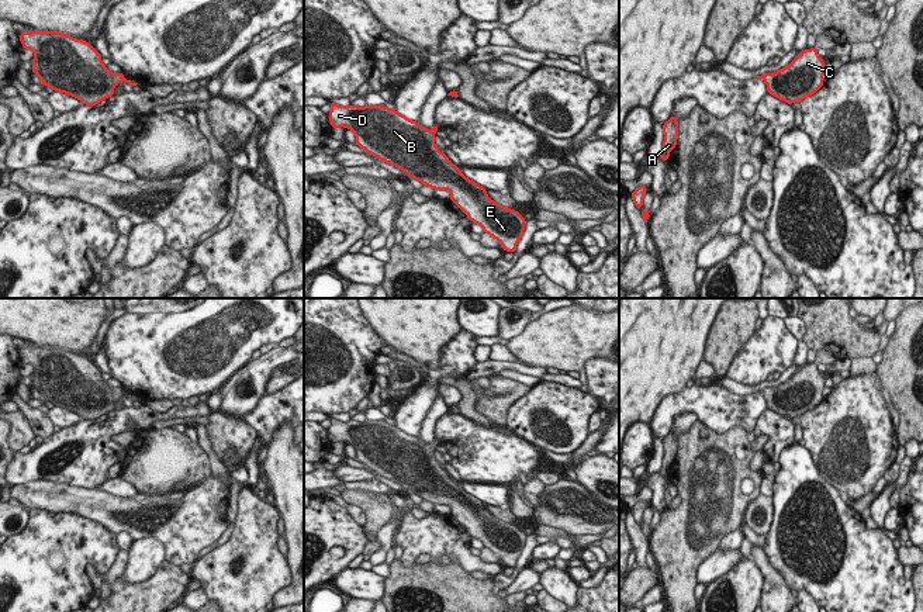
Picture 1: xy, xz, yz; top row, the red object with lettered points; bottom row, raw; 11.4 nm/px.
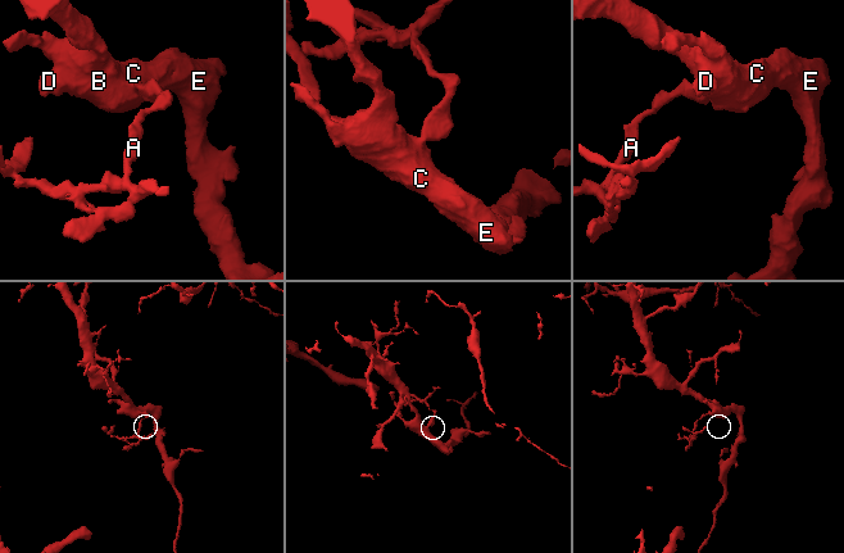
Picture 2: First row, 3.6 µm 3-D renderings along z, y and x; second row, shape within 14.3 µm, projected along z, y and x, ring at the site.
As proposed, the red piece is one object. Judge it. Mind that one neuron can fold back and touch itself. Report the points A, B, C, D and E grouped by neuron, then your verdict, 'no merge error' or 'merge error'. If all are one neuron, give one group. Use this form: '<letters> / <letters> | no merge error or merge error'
A B C D E | no merge error

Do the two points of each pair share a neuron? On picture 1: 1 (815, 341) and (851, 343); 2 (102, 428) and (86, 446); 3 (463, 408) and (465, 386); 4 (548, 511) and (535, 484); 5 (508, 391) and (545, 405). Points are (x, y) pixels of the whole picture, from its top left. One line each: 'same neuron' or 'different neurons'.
1: same neuron
2: same neuron
3: same neuron
4: different neurons
5: different neurons

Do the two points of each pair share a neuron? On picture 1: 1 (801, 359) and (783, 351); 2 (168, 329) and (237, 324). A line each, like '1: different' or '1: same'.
1: different
2: same

